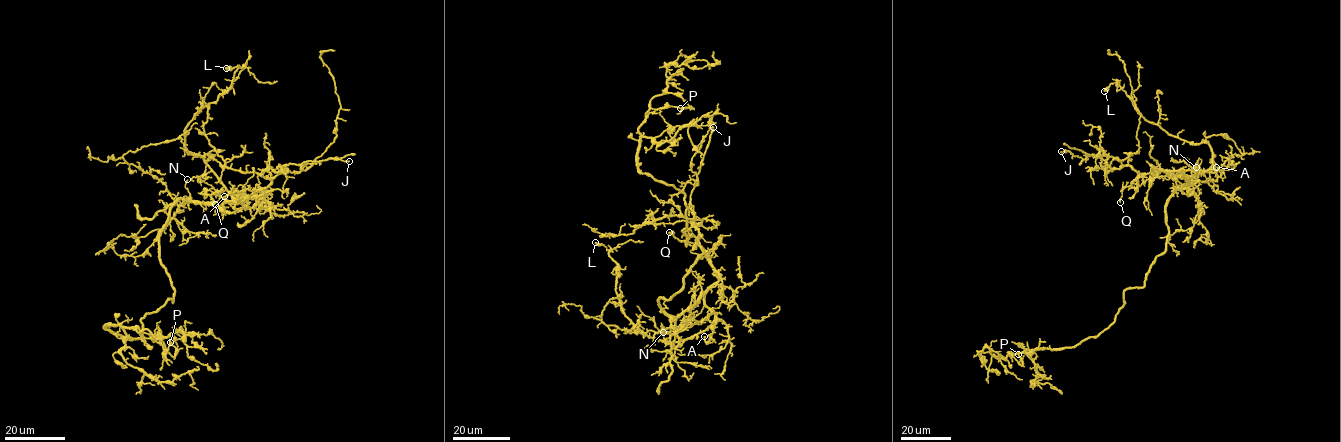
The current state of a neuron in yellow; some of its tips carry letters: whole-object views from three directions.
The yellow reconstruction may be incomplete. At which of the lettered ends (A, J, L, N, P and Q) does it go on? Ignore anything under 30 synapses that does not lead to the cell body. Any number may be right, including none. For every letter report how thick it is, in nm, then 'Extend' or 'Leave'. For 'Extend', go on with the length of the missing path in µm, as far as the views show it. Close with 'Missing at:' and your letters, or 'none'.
A: Thickness 180 nm. Leave
J: Thickness 140 nm. Leave
L: Thickness 400 nm. Leave
N: Thickness 120 nm. Leave
P: Thickness 200 nm. Leave
Q: Thickness 160 nm. Leave
Missing at: none

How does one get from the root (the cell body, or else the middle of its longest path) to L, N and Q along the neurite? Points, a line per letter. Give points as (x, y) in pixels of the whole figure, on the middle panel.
L: (679, 292), (657, 299), (663, 310), (678, 317), (706, 291), (713, 323), (674, 342), (646, 336), (595, 242)
N: (679, 292), (665, 300), (657, 299), (663, 310), (674, 316), (675, 321), (672, 331), (663, 332)
Q: (679, 292), (665, 300), (657, 299), (663, 310), (678, 317), (718, 276), (701, 247), (669, 232)

